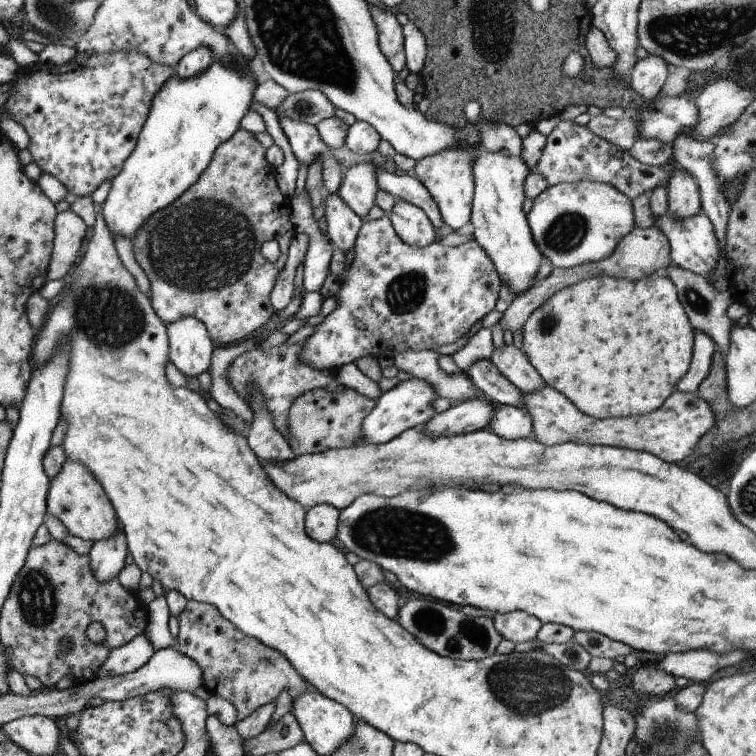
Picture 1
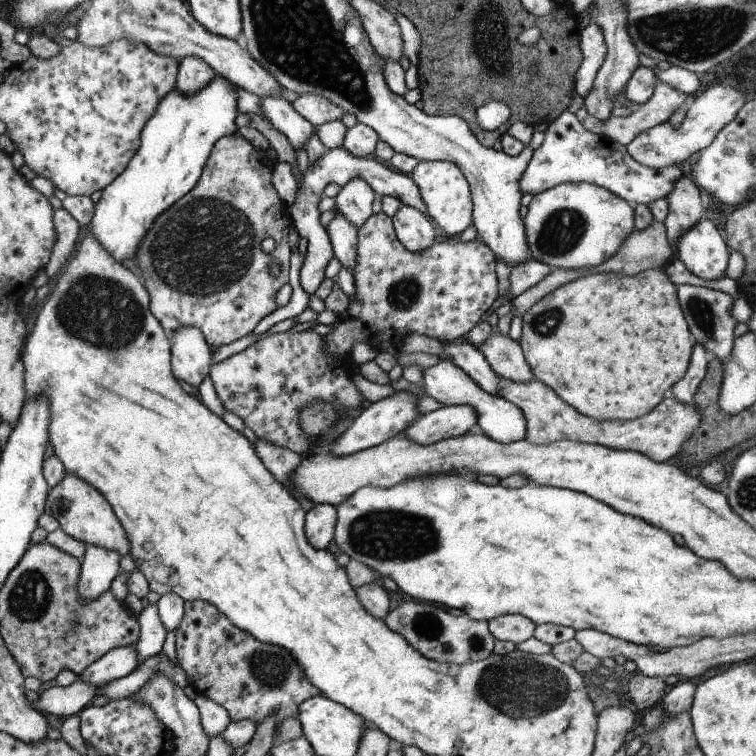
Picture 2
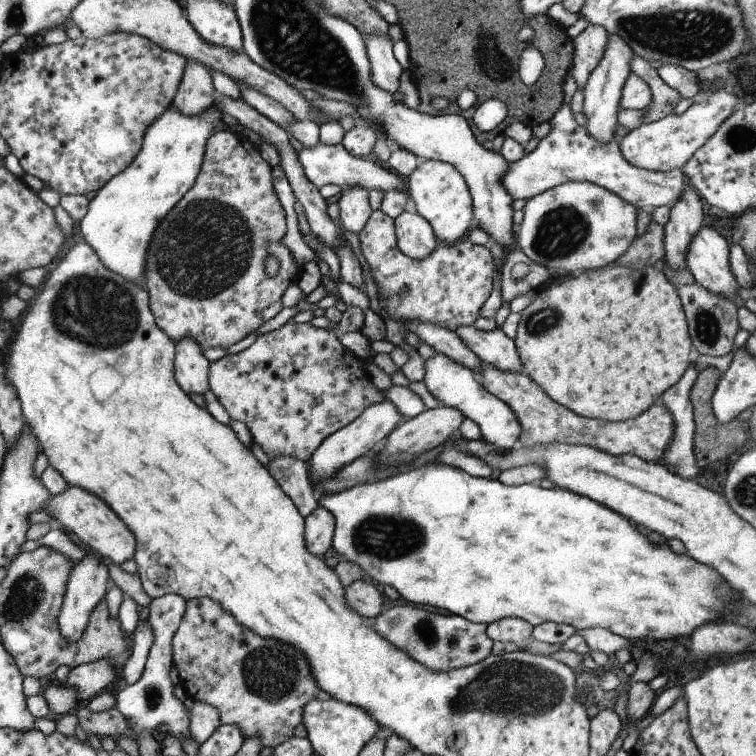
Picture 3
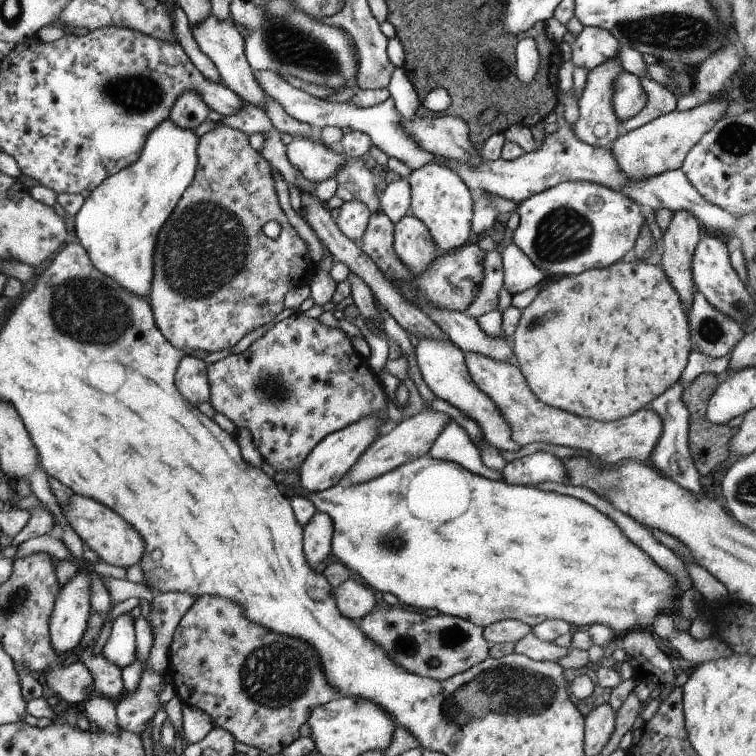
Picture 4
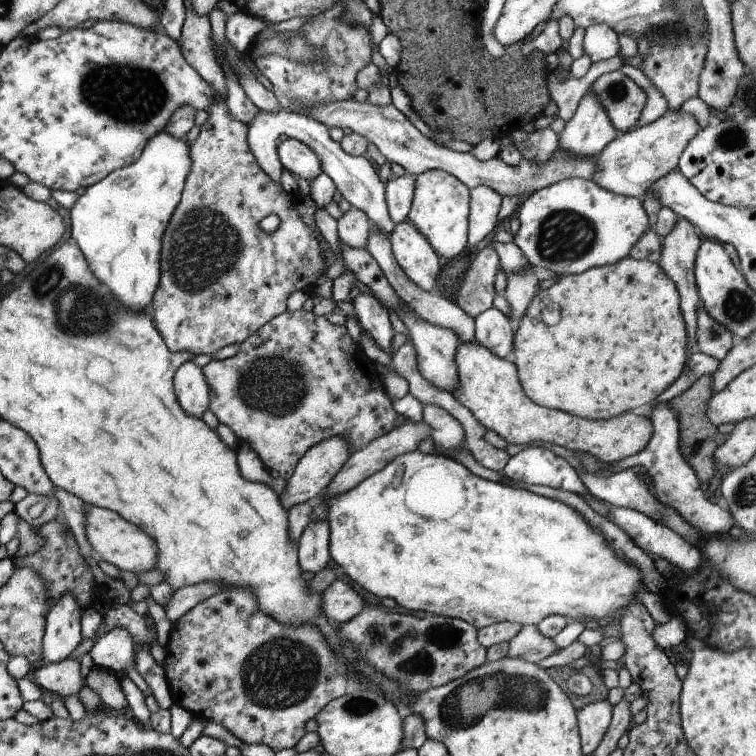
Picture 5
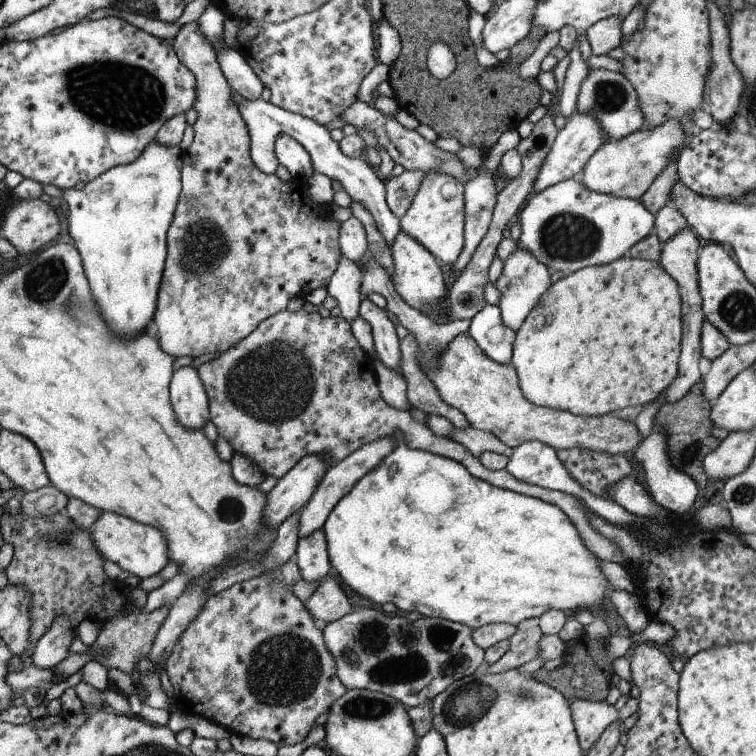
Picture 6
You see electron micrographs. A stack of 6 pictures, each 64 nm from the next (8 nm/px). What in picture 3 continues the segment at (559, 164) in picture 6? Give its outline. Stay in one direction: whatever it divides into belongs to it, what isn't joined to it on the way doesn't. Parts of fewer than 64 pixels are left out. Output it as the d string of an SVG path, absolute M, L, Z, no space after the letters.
M610 36L606 52L600 61L600 64L594 68L590 74L586 86L584 86L584 104L582 114L588 118L586 120L586 130L590 138L600 142L610 142L616 136L616 124L618 124L618 110L620 108L620 97L622 89L628 76L632 74L630 62L637 56L634 50L628 46L627 40L622 40L620 36Z

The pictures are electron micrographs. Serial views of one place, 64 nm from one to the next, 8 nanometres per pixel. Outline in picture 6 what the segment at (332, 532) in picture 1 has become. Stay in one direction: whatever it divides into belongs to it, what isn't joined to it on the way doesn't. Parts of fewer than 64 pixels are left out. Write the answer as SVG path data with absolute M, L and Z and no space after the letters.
M314 530L308 536L299 538L294 561L306 582L320 582L328 578L330 562L324 538L324 530Z

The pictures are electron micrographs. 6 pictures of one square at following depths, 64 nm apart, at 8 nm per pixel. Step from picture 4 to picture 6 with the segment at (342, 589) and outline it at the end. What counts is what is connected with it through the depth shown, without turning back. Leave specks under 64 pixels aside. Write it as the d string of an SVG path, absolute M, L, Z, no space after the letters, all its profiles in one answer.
M332 578L324 579L304 605L314 620L324 620L328 623L340 620L354 611L340 584L336 584Z

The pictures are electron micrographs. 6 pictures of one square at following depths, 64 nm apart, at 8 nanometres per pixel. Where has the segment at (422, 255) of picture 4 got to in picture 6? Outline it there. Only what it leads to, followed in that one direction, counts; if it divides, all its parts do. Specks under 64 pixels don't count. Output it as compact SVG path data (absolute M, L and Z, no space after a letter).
M402 230L394 238L391 250L392 258L394 258L393 286L396 292L400 294L400 298L406 304L422 310L422 313L428 312L438 302L445 305L446 286L444 286L444 274L442 273L442 268L436 262L436 258L434 258L434 254L430 254L420 242L410 238Z

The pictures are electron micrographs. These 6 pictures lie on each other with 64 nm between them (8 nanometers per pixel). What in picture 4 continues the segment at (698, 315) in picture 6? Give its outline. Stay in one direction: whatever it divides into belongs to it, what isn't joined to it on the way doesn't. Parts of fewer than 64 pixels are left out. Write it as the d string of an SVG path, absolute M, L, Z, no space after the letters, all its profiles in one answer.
M676 210L661 238L660 266L681 298L686 313L694 300L695 282L691 264L702 232L700 222L690 212Z

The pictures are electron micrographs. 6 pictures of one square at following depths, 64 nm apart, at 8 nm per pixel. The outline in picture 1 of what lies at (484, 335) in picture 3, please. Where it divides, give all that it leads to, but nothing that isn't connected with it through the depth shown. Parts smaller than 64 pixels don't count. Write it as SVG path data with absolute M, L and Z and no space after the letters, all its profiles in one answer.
M505 345L502 348L493 347L487 357L525 395L546 386L546 382L542 380L538 370L530 364L525 352L518 350L514 345Z

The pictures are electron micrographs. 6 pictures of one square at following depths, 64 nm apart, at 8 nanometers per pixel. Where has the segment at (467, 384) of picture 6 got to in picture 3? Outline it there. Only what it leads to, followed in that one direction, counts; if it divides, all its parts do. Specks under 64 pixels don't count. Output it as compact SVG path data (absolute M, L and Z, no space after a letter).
M486 363L480 366L480 374L477 376L479 383L488 392L500 398L512 408L520 422L520 438L518 443L525 446L538 444L580 444L588 445L612 456L622 454L634 454L646 462L660 462L666 454L670 442L674 440L674 418L660 402L654 403L646 412L636 418L625 421L608 421L582 417L570 408L554 402L532 378L526 373L502 372L498 368Z

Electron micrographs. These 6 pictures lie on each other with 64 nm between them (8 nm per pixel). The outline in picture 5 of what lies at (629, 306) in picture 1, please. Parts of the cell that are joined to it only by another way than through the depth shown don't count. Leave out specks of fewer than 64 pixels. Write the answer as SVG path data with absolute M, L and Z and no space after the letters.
M630 256L611 264L565 275L532 298L515 325L513 350L518 376L532 402L579 417L606 420L655 400L682 374L688 354L686 322L676 284L659 263Z

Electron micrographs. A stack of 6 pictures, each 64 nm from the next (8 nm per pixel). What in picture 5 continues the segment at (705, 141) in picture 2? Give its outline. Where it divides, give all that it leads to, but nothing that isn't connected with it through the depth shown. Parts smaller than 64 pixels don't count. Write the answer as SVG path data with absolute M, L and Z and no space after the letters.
M670 110L652 123L630 129L619 135L594 158L596 172L592 181L596 186L614 194L632 196L642 200L648 188L662 176L675 171L680 157L690 140L702 130L702 126L689 112Z

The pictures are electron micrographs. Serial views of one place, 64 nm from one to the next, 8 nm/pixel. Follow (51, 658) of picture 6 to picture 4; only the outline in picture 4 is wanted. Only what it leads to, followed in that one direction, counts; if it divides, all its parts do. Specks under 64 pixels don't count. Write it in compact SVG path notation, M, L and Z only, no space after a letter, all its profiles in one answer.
M80 567L80 572L66 582L58 595L50 618L50 644L60 656L74 650L88 629L91 580L90 571Z

